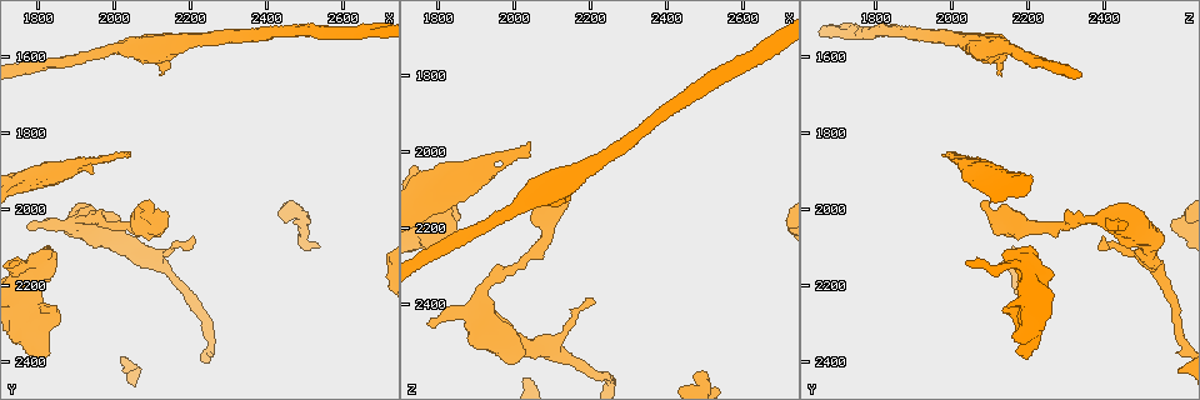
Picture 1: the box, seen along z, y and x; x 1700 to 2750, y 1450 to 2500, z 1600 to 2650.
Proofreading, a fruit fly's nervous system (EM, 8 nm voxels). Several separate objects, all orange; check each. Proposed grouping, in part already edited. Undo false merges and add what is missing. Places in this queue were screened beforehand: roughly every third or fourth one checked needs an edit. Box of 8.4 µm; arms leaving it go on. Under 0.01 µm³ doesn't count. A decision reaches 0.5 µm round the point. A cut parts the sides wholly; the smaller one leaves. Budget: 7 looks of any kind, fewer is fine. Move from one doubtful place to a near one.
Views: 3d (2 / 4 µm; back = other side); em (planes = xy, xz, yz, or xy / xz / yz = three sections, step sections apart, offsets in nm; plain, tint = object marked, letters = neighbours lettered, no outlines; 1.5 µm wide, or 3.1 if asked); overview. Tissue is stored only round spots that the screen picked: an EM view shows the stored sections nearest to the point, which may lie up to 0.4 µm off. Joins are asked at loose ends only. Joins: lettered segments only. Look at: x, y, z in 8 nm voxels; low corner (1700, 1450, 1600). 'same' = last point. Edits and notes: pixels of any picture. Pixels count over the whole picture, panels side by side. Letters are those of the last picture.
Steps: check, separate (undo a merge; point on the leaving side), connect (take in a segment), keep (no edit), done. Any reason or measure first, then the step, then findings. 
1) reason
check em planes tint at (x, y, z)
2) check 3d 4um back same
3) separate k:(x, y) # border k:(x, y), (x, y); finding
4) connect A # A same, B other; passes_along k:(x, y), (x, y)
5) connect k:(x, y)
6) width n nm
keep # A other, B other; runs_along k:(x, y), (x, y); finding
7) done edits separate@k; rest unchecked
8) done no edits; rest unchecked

branch stops here
check em xy step 4 letters at (1850, 2270, 2135)

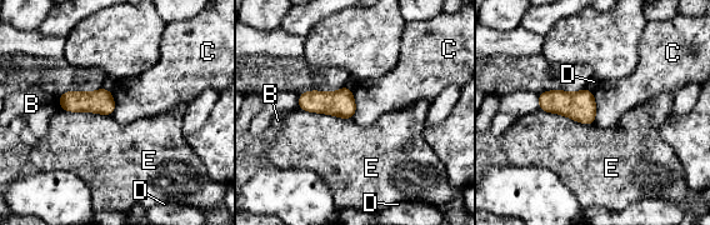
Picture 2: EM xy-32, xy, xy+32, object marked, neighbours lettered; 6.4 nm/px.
keep # B other, C other, D other, E other; border 2:(591, 93), (595, 100), (595, 123); no lettered segment goes on from it

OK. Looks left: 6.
thin end
check em planes letters at (2205, 2070, 2395)

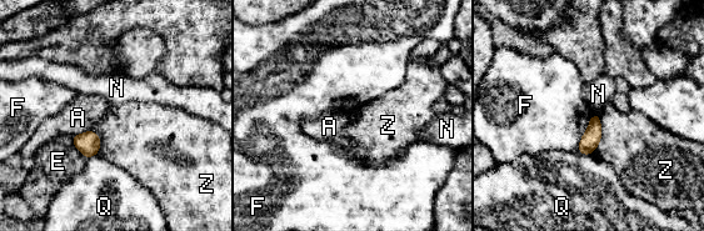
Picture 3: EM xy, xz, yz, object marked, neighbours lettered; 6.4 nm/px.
keep # A other, E other, F other, N other, Q other, Z other; border 3:(593, 113), (598, 114); none of them fits

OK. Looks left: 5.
sudden change in width
check em planes letters at (1905, 1880, 2035)

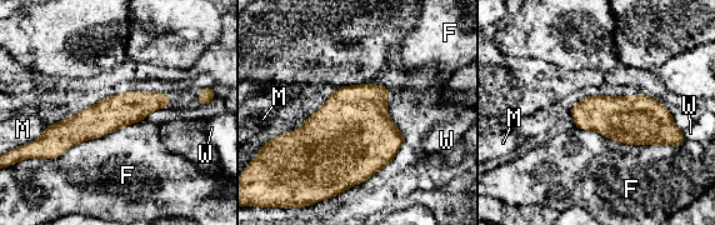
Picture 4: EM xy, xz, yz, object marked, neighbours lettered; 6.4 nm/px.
width 220 nm
keep # F other, M other, W other; runs_along 4:(168, 99), (119, 109), (48, 139); all the same neuron

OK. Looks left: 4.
done no edits; rest unchecked

